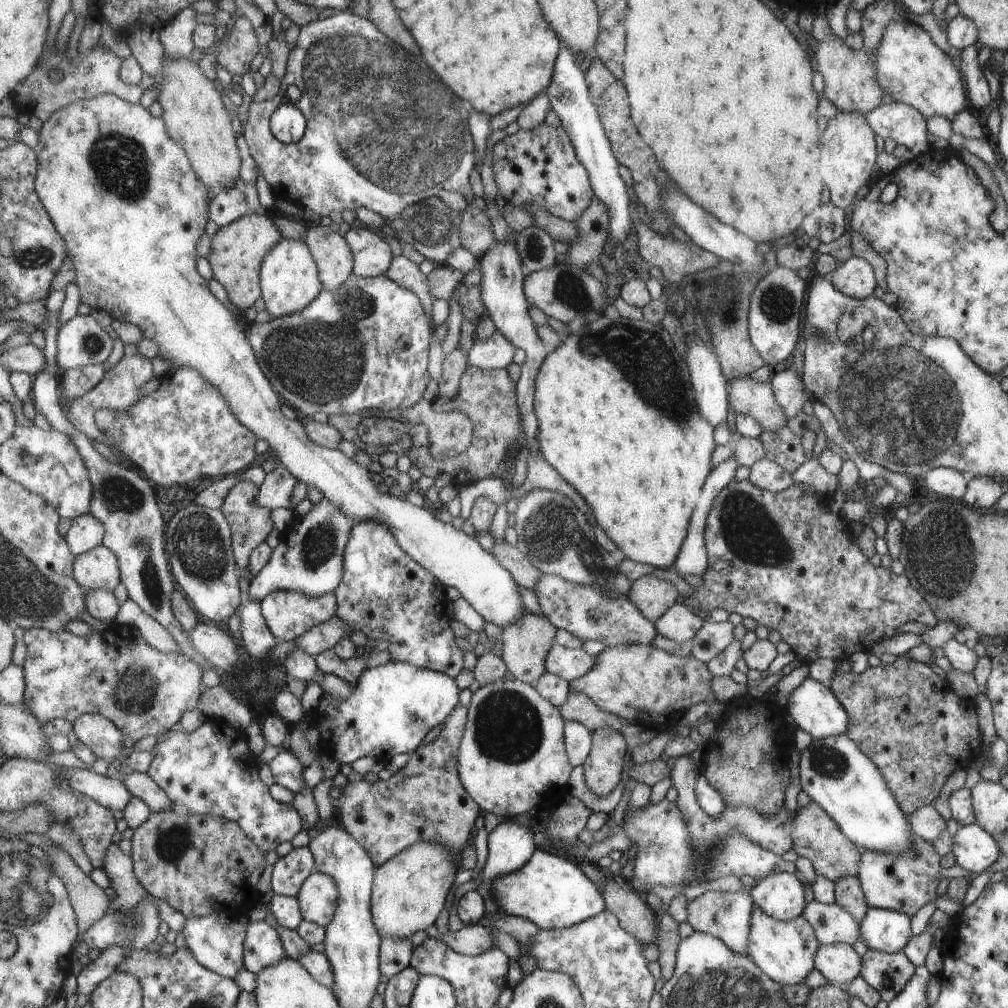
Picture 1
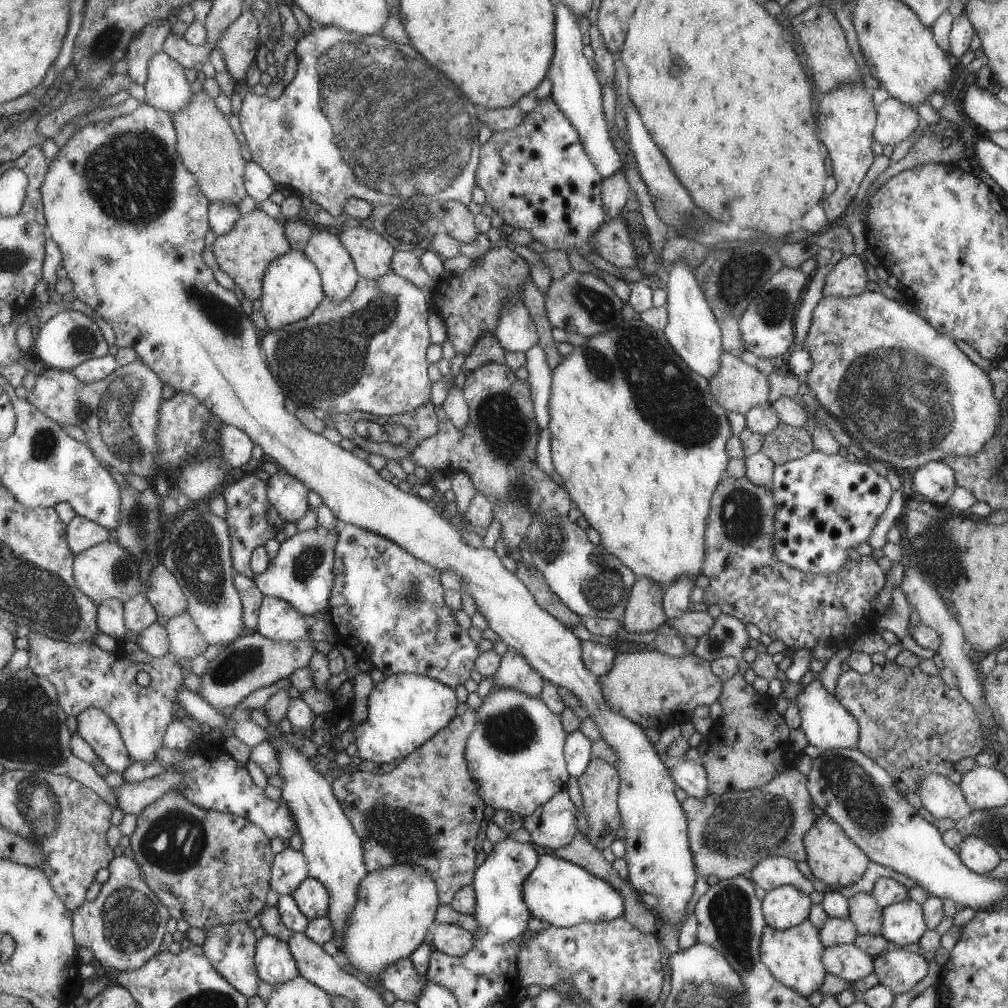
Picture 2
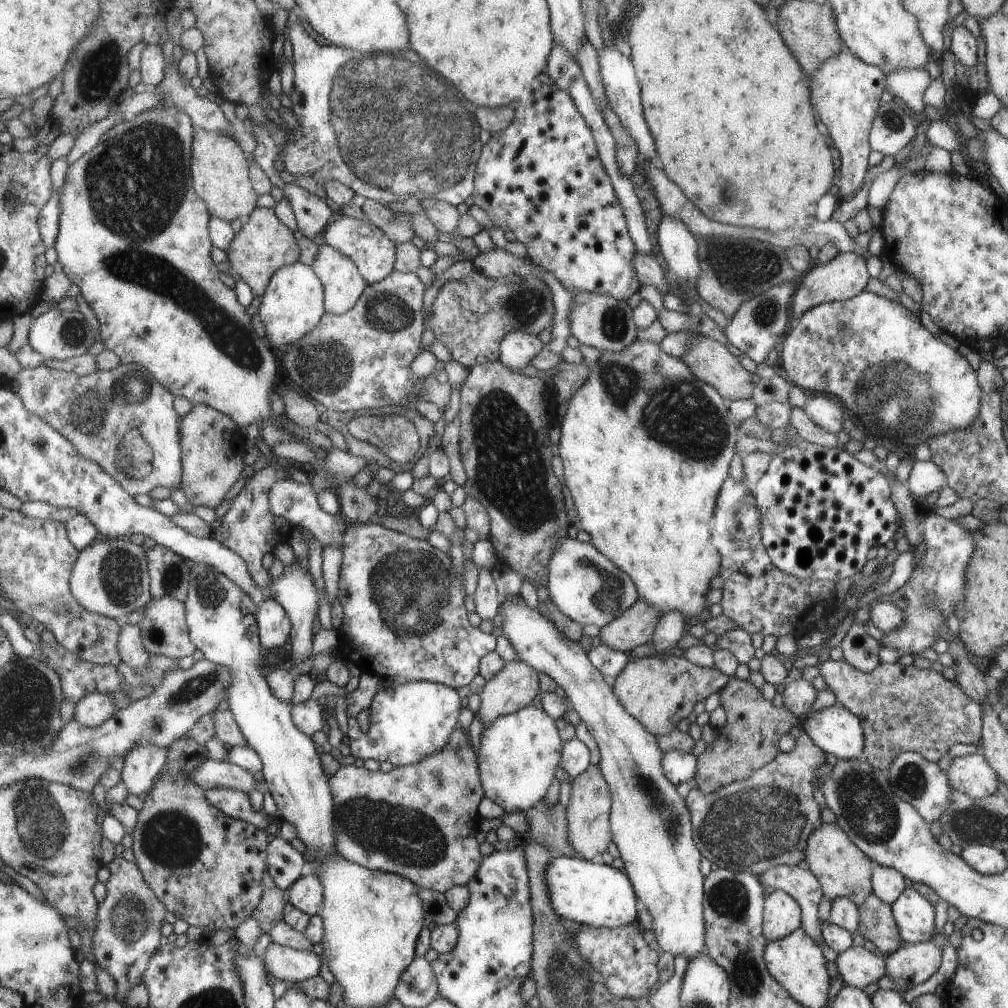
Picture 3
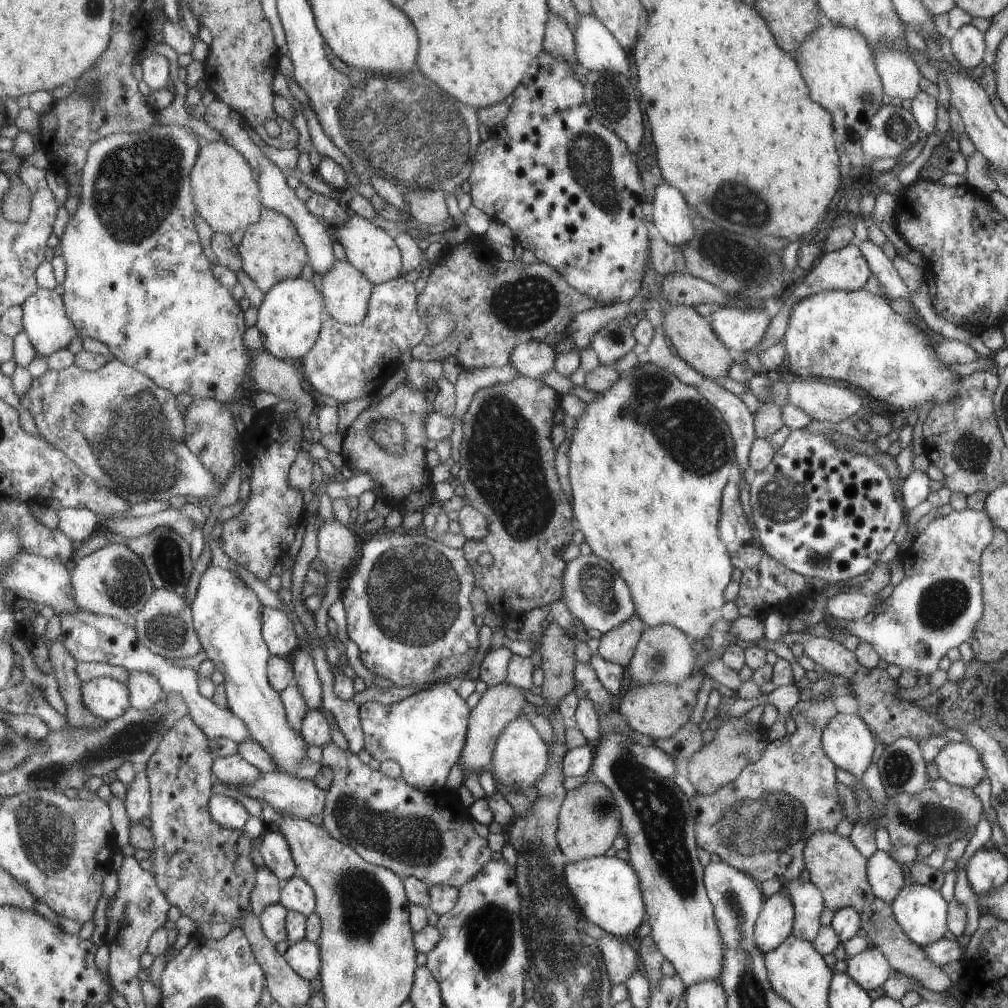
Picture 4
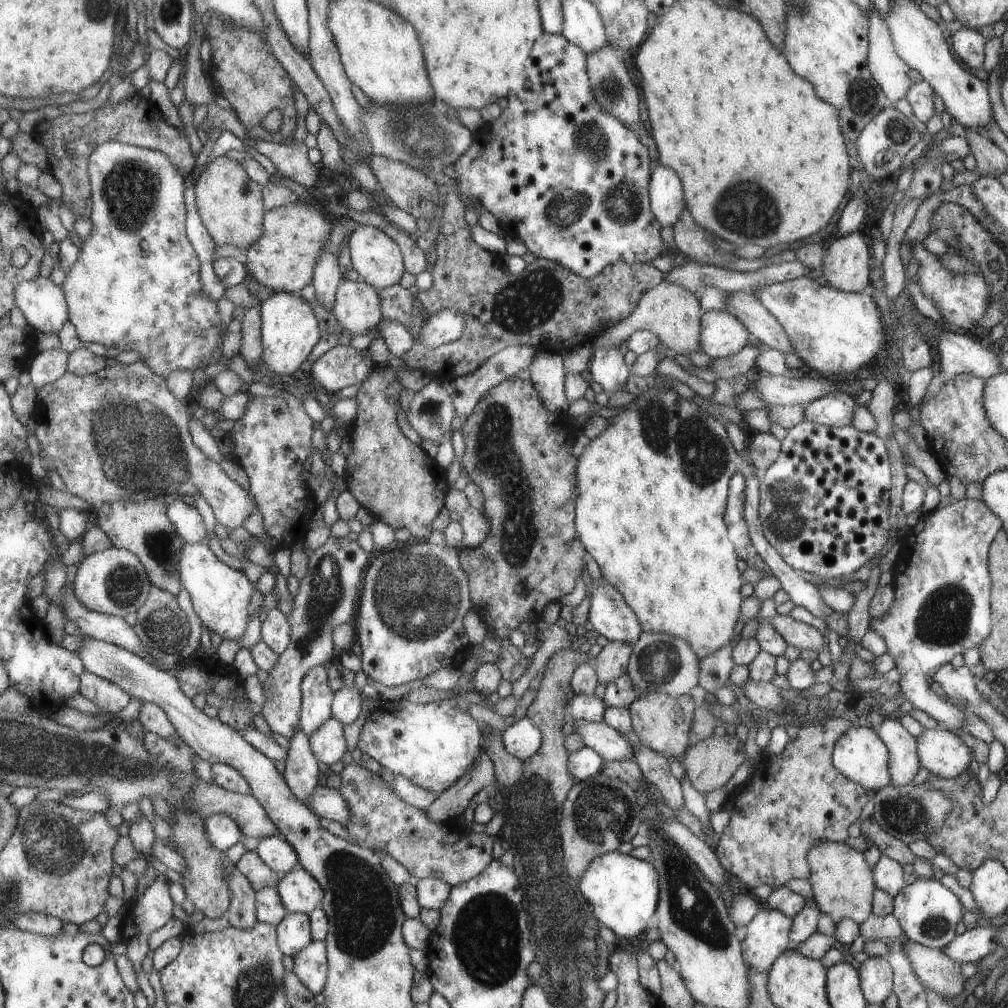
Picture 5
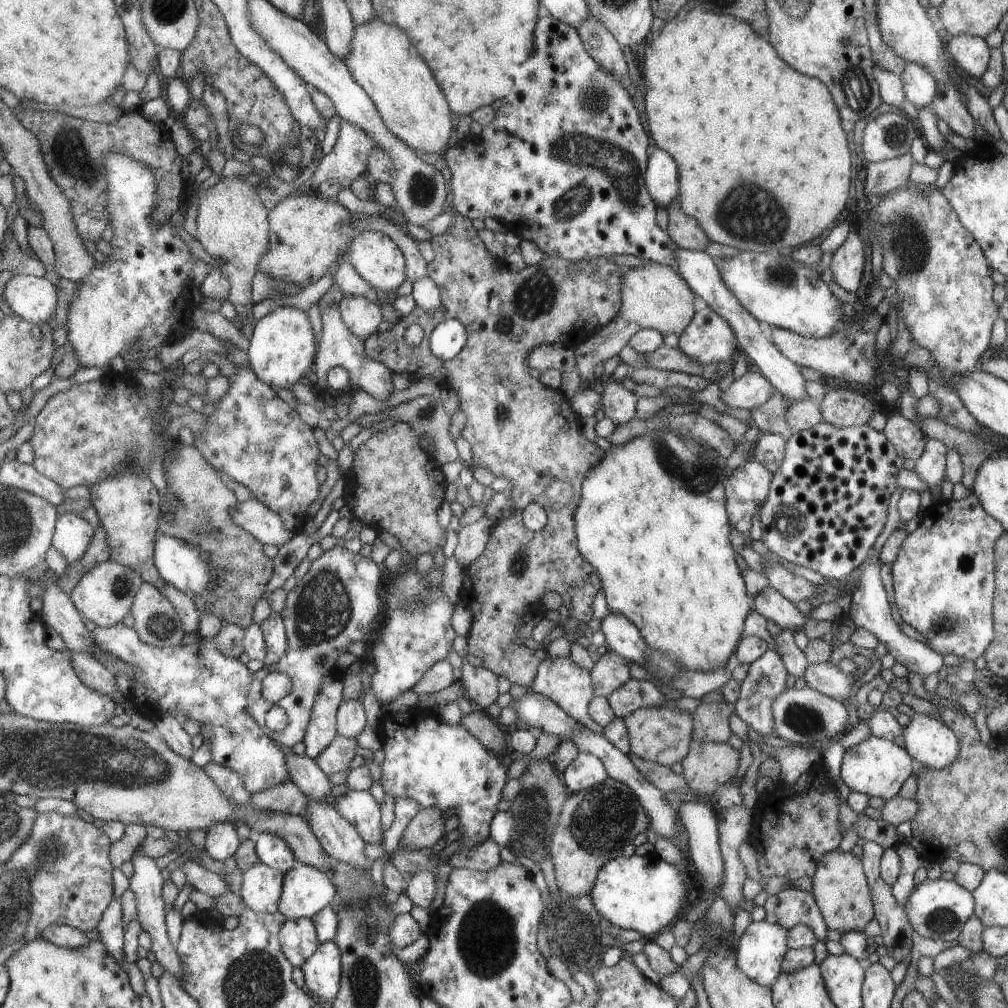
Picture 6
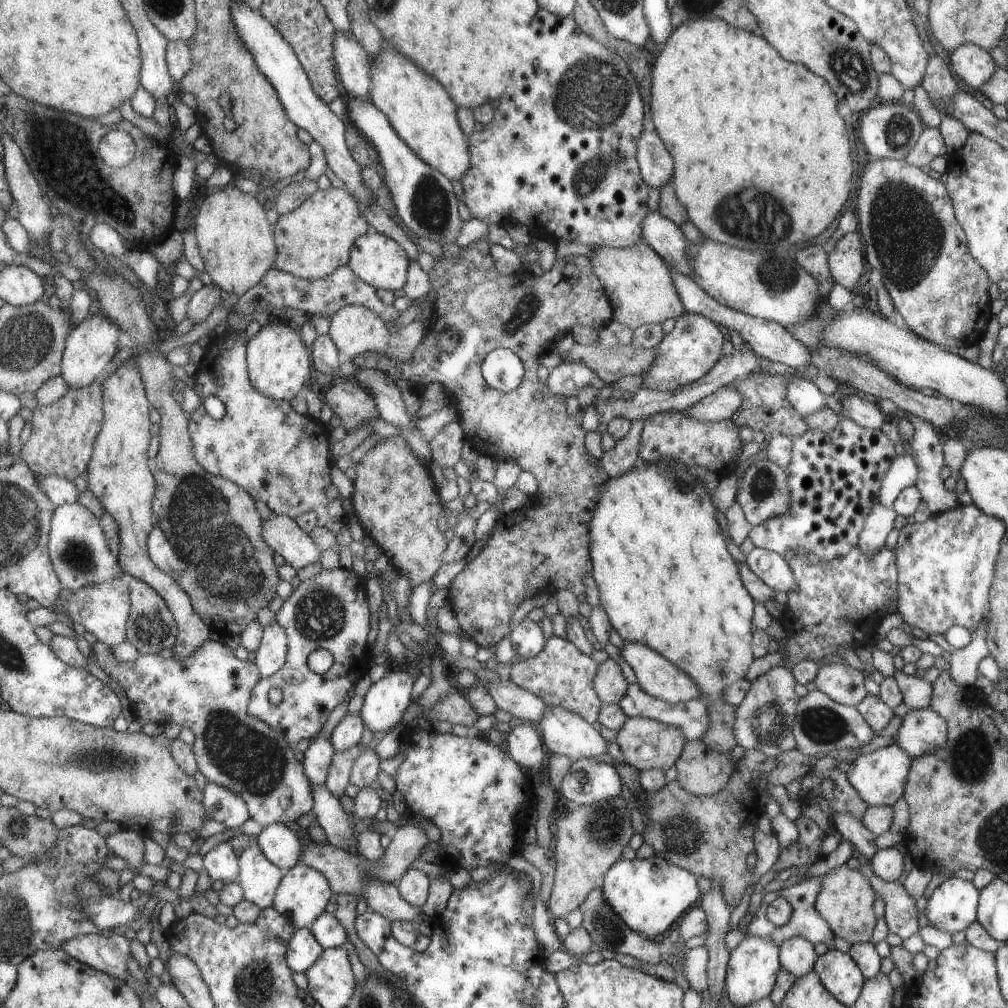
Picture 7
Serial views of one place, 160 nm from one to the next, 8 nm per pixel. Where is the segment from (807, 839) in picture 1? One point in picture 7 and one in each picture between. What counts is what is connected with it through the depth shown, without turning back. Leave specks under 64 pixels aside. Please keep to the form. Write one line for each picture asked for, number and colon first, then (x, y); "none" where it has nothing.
2: (832, 857)
3: (843, 871)
4: (835, 866)
5: (840, 879)
6: (839, 886)
7: (846, 901)

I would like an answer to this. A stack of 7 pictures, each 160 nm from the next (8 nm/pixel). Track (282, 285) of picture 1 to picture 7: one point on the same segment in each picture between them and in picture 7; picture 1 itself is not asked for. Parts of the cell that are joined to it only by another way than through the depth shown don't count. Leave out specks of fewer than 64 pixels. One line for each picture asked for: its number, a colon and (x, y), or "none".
2: (292, 290)
3: (295, 303)
4: (291, 317)
5: (290, 330)
6: (283, 347)
7: (280, 365)

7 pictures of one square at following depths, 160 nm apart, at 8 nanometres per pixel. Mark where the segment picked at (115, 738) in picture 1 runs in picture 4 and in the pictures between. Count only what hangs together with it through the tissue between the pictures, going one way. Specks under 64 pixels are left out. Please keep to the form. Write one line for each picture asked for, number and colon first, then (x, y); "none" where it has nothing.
2: (95, 726)
3: (93, 710)
4: (105, 697)

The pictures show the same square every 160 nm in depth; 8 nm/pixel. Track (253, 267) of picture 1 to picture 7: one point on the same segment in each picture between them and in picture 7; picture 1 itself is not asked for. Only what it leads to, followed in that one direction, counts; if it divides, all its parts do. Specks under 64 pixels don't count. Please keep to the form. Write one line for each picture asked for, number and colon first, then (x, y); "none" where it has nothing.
2: (257, 240)
3: (264, 245)
4: (273, 250)
5: (284, 259)
6: (308, 234)
7: (317, 239)

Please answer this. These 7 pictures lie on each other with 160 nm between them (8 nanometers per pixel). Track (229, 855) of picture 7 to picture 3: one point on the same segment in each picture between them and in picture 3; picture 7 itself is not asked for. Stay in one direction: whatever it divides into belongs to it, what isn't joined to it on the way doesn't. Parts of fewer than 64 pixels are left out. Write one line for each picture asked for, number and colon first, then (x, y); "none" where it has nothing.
3: (237, 805)
4: (230, 813)
5: (224, 831)
6: (222, 841)

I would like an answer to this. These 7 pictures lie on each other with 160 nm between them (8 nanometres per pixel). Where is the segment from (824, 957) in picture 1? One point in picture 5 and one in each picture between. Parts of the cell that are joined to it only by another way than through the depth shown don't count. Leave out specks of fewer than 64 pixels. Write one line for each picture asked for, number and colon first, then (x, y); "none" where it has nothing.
2: (848, 962)
3: (858, 967)
4: (869, 968)
5: (876, 975)

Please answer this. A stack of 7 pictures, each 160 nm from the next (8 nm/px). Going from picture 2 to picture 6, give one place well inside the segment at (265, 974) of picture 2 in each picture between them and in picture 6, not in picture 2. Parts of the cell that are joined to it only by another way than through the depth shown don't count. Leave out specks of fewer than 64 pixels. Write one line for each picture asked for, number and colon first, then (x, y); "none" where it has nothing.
3: (290, 965)
4: (305, 957)
5: (312, 964)
6: (323, 972)

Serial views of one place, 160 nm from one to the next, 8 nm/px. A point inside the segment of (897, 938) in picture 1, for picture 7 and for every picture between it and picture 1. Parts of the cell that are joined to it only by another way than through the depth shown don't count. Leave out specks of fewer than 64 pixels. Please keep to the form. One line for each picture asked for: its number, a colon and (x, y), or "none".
2: (902, 923)
3: (914, 915)
4: (920, 912)
5: (927, 913)
6: (937, 909)
7: (952, 906)

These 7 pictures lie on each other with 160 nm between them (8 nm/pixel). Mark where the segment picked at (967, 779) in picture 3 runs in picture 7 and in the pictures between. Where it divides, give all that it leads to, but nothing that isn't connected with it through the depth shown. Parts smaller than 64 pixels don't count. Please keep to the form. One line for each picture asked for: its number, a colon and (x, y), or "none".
4: (959, 764)
5: (942, 753)
6: (930, 742)
7: (922, 730)

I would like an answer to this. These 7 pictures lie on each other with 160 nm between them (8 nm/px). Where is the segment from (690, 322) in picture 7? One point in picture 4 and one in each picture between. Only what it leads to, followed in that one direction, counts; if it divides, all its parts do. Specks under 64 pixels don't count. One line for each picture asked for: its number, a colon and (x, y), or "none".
4: (739, 328)
5: (723, 335)
6: (706, 340)

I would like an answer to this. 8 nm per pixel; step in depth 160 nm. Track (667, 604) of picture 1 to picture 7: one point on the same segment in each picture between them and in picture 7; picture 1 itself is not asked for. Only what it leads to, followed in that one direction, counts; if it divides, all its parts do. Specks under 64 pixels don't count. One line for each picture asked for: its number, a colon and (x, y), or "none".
2: (644, 612)
3: (635, 627)
4: (617, 646)
5: (612, 660)
6: (610, 672)
7: (609, 684)

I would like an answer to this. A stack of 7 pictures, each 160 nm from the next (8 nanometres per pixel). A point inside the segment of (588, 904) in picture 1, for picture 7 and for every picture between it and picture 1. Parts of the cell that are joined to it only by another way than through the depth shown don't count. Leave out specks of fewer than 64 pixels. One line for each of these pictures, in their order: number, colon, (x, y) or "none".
2: (559, 893)
3: (584, 892)
4: (607, 890)
5: (624, 891)
6: (641, 893)
7: (648, 894)

